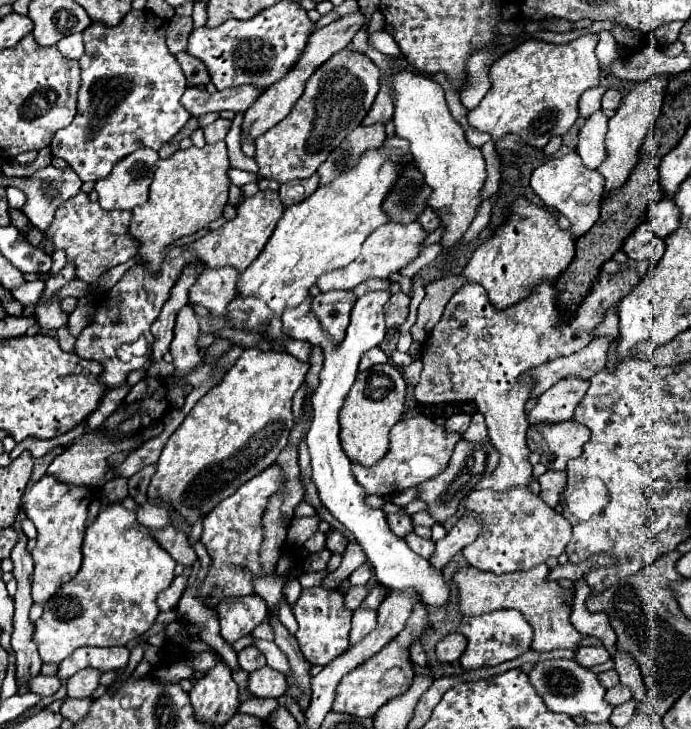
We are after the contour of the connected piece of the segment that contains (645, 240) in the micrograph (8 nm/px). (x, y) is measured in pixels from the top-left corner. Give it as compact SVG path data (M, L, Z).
M645 226L635 228L629 238L623 244L623 252L631 258L631 260L647 260L649 264L655 264L661 260L663 252L665 252L665 242L651 234L649 230L645 230Z

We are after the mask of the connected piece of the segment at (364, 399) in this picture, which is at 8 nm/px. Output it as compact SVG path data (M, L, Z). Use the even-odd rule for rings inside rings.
M389 362L357 374L355 386L351 388L351 394L347 396L347 402L343 404L343 410L339 414L341 446L351 462L357 462L361 466L373 466L387 454L389 430L403 416L405 388L407 384L401 372Z

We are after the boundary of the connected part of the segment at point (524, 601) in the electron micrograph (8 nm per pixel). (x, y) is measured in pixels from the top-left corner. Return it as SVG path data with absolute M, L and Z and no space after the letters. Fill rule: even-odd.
M537 564L533 570L519 570L509 574L489 574L477 572L471 566L461 568L453 574L453 582L459 592L459 610L461 616L479 616L483 612L493 612L501 608L515 608L519 610L525 620L533 628L533 642L531 650L547 652L557 648L571 648L577 650L577 642L585 636L579 634L573 624L569 622L571 604L565 600L567 590L563 590L557 582L547 582L547 564Z

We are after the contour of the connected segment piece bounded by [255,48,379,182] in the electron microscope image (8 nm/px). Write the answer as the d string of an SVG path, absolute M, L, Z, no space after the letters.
M341 50L335 54L335 58L329 58L319 70L309 78L303 98L297 100L291 114L283 118L275 128L271 128L267 134L259 136L257 156L255 162L259 164L259 172L263 178L273 178L277 182L289 182L297 178L309 178L317 172L317 168L325 162L325 158L345 140L345 136L355 130L355 126L361 124L365 114L371 110L371 104L379 92L379 68L361 52L351 54L351 50Z

